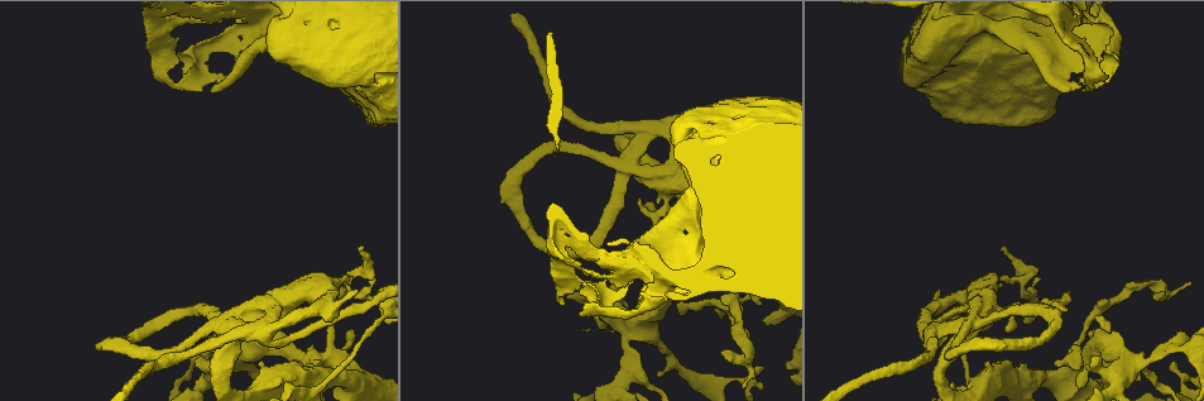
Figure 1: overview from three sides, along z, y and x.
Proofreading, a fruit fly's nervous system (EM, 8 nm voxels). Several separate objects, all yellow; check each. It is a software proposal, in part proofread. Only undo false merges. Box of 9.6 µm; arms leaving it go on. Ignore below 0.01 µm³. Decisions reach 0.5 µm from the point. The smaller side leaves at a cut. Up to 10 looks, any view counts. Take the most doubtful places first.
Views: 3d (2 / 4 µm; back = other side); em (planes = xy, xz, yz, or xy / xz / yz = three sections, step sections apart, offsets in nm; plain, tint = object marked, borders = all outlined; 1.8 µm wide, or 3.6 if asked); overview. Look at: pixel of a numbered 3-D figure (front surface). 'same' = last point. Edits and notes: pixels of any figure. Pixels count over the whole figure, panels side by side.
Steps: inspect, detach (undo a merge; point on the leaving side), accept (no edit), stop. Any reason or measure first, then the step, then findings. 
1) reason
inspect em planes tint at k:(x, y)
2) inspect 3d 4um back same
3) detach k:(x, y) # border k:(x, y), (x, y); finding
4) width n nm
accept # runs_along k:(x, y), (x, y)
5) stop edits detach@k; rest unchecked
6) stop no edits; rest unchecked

abrupt turn
inspect 3d 2um at 1:(381, 296)

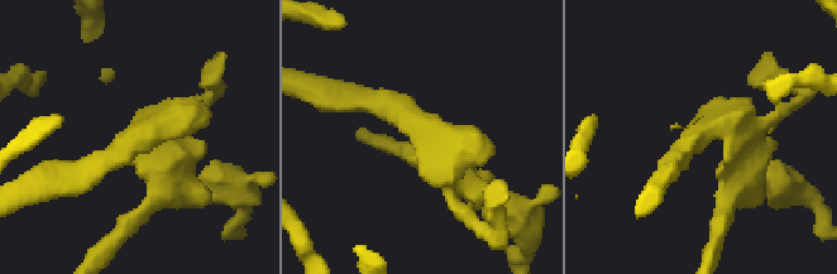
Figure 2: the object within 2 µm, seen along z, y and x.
need the tissue
inspect em xy step 16 tint at 2:(134, 135)

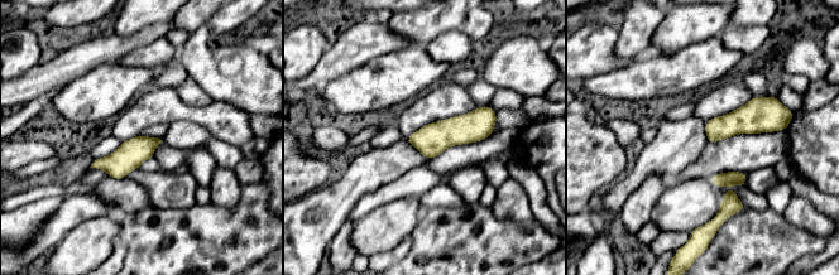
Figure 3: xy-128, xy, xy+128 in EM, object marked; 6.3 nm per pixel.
inspect em planes tint same

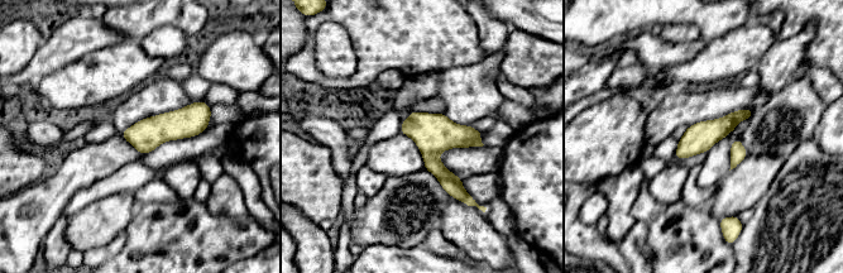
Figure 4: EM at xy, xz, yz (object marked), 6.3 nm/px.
accept # runs_along 4:(207, 110), (147, 134), (125, 134); one neuron here

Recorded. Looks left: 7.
looks like a crossing
inspect 3d 2um at 1:(637, 157)

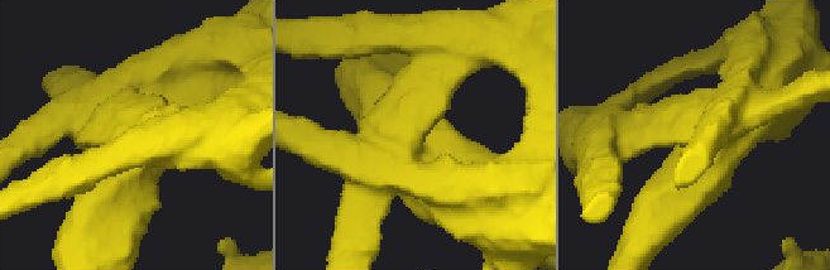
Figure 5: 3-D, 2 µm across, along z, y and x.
shape alone is not enough
inspect em xy step 16 tint same

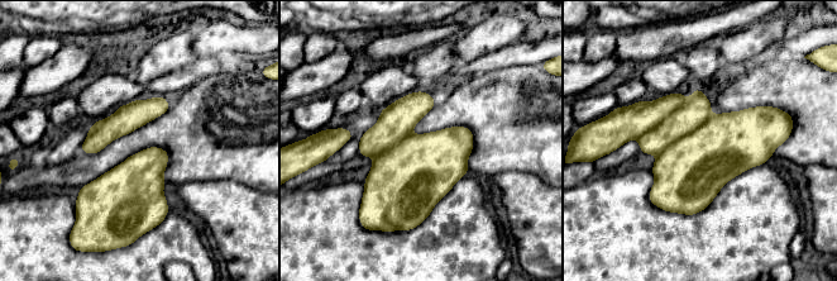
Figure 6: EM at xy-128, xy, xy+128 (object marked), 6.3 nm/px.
width 80 nm
accept # one neuron here

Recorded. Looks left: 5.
thick turns thin
inspect 3d 4um at 1:(642, 321)

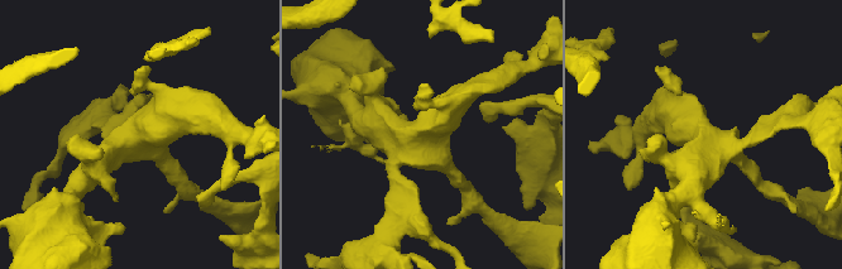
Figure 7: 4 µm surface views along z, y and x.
arms 4; shape alone is not enough
inspect em planes borders at 7:(708, 138)

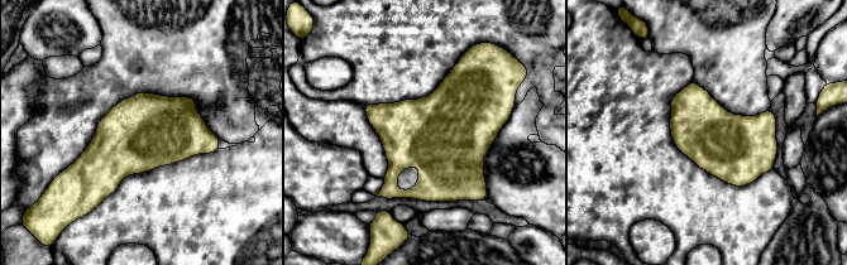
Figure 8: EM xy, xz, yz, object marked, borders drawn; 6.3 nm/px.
width 420 nm
accept # one neuron here

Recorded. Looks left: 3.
sharp bend
inspect em xy step 8 tint at 1:(1086, 27)

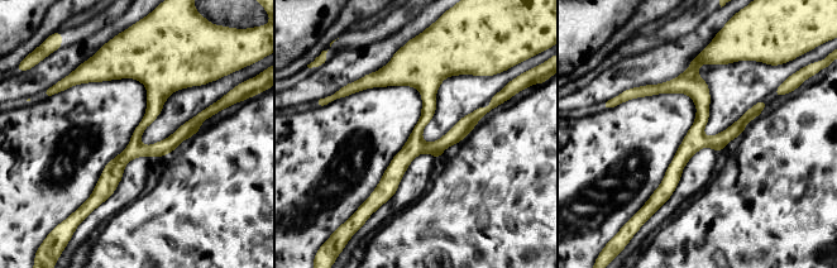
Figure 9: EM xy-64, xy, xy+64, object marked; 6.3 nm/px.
another direction
inspect em xz step 8 tint same

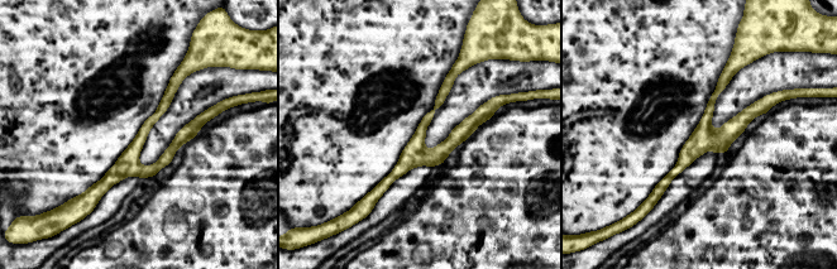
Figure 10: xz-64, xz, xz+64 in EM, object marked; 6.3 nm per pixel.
accept # runs_along 10:(731, 63), (711, 101), (704, 137), (656, 191); continuous, no second neuron

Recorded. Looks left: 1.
stop no edits; rest unchecked

